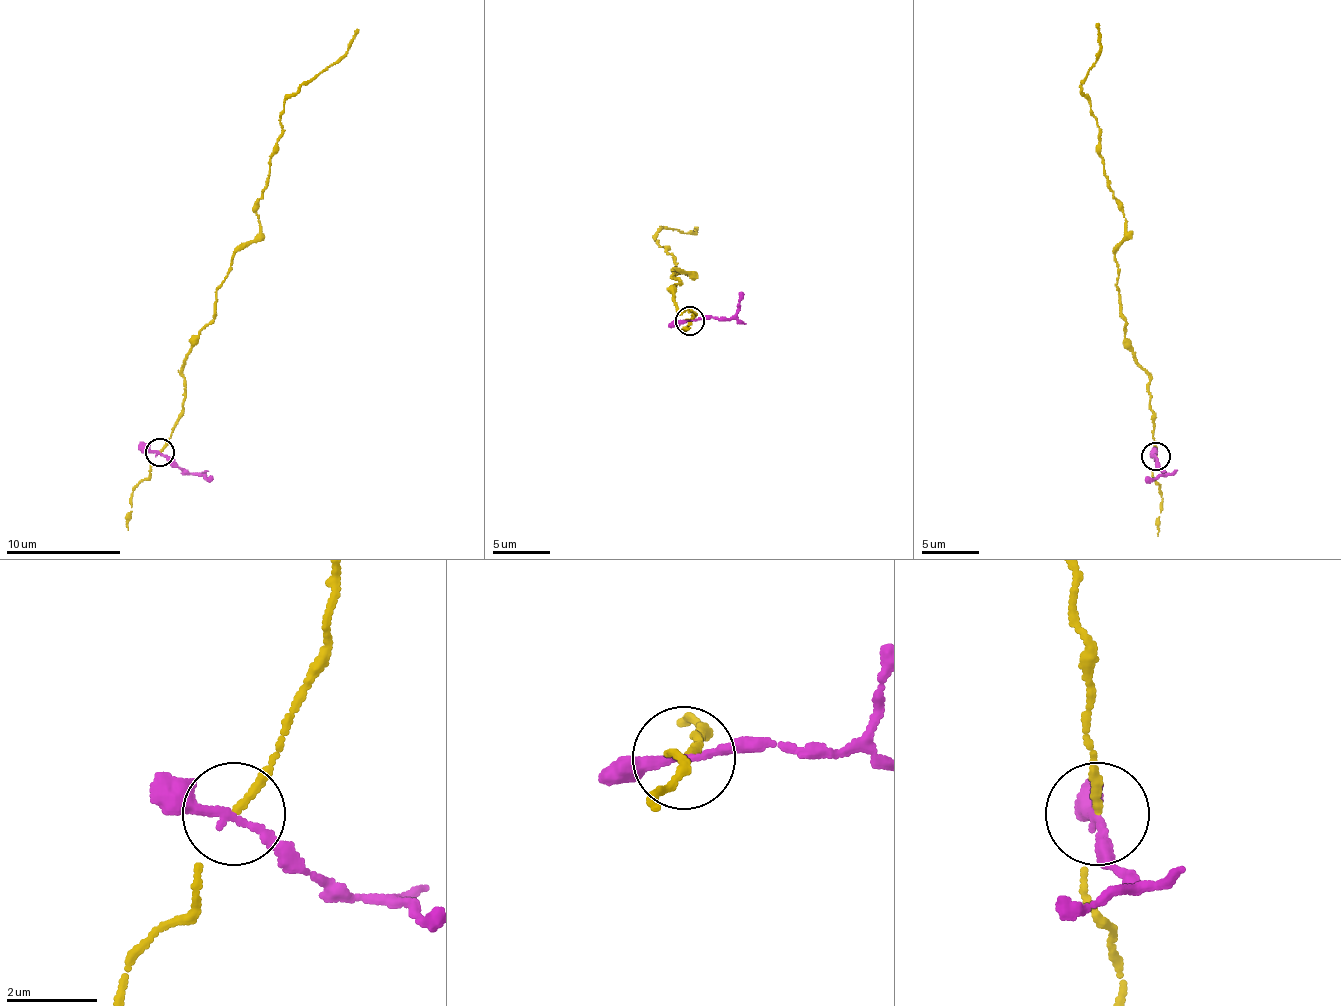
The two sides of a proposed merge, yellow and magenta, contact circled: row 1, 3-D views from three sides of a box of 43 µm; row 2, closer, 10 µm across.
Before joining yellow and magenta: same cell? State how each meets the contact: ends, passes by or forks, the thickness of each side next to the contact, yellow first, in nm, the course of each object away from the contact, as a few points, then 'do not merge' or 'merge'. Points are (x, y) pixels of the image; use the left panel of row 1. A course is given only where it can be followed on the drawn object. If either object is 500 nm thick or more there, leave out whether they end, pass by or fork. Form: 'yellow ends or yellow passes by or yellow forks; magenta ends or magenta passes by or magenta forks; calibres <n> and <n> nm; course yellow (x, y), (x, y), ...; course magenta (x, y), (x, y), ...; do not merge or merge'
yellow passes by; magenta passes by; calibres 110 and 170 nm; course yellow (160, 451), (183, 411), (192, 338), (215, 317), (234, 254), (260, 231), (284, 103), (357, 29); course magenta (160, 451), (183, 469), (210, 482); do not merge

